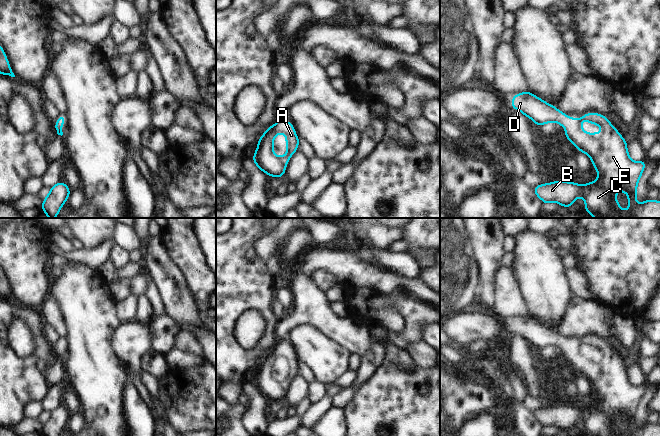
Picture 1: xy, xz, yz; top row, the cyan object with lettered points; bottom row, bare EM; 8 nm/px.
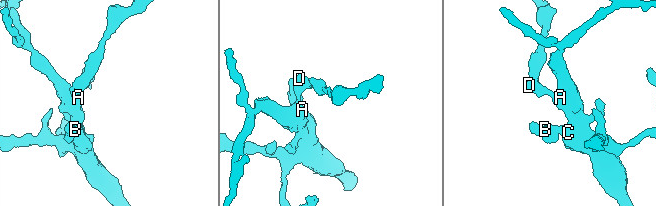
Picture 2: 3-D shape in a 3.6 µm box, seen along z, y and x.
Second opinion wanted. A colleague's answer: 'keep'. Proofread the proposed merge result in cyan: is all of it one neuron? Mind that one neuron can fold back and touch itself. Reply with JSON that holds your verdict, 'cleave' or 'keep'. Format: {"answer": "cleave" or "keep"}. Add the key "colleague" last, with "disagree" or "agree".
{"answer": "keep", "colleague": "agree"}

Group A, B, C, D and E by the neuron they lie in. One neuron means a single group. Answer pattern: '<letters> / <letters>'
A B C D E

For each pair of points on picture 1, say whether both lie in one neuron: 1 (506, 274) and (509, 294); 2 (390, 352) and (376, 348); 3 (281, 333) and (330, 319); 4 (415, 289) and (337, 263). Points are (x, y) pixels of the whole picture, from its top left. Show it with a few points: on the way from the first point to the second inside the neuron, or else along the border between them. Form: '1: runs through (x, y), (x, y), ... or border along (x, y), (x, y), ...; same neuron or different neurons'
1: runs through (506, 279), (507, 289); same neuron
2: border along (372, 337), (382, 347), (384, 361); different neurons
3: runs through (292, 321), (295, 318), (318, 318); same neuron
4: runs through (396, 283), (386, 283), (375, 276), (356, 273); same neuron

